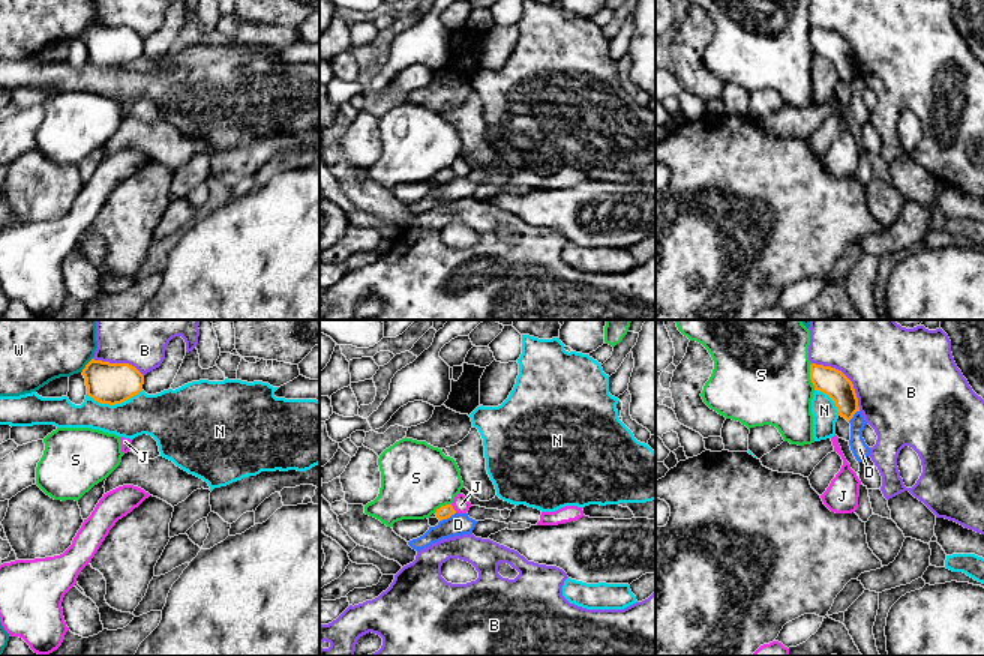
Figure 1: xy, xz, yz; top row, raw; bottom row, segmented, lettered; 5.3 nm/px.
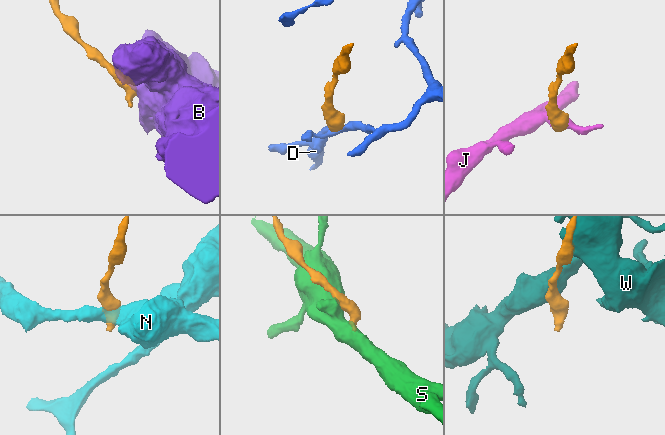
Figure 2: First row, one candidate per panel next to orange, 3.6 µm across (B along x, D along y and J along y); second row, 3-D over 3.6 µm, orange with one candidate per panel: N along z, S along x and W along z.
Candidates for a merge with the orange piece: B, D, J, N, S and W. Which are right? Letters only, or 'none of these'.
J

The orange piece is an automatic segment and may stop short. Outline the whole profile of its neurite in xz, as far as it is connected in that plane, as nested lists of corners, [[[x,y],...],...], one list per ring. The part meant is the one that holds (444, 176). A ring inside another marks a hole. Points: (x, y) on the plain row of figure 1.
[[[458,158],[452,168],[441,170],[436,173],[435,179],[440,185],[450,182],[454,177],[466,177],[471,171],[471,167],[464,158]]]

